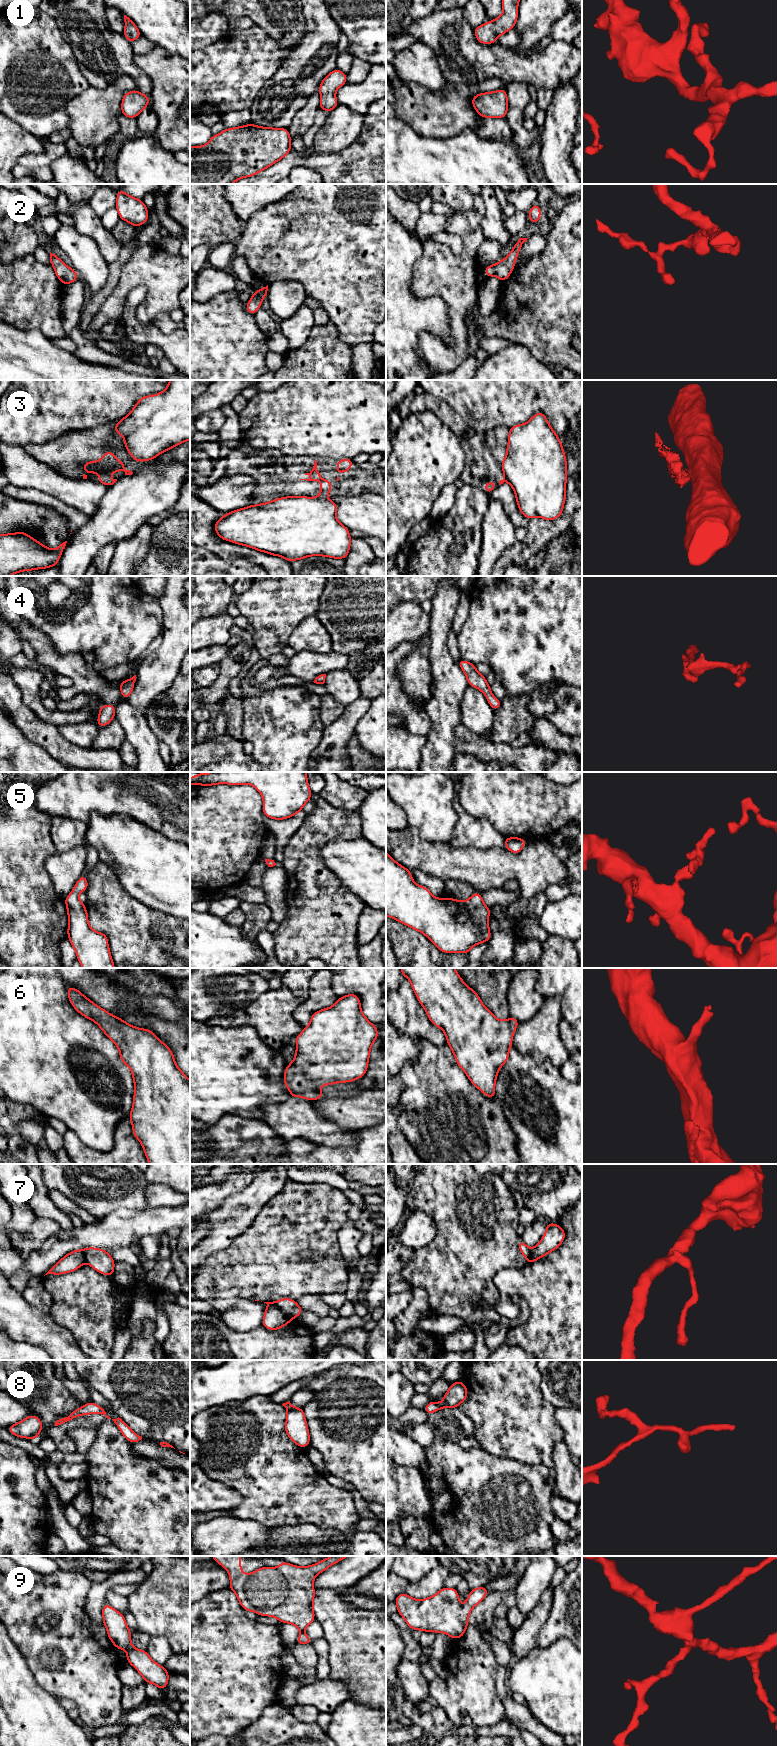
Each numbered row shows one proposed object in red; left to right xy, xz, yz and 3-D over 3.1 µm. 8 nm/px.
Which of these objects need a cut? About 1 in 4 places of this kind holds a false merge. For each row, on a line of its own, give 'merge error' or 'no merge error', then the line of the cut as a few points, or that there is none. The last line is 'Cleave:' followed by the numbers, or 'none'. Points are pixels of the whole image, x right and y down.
1: no merge error; no cut
2: no merge error; no cut
3: merge error; cut in xy along (109, 472), (102, 472), (100, 474)
4: no merge error; no cut
5: no merge error; no cut
6: no merge error; no cut
7: merge error; cut in xz along (273, 1302), (291, 1318)
8: no merge error; no cut
9: no merge error; no cut
Cleave: 3, 7

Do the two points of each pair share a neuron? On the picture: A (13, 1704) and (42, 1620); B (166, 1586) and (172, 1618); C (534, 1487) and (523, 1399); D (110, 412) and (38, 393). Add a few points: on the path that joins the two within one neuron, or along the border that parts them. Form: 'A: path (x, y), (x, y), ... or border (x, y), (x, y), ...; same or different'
A: border (14, 1644), (38, 1684); different
B: path (172, 1594), (172, 1610); same
C: border (508, 1458), (528, 1464), (544, 1464), (552, 1469); different
D: path (92, 394), (56, 393); same

